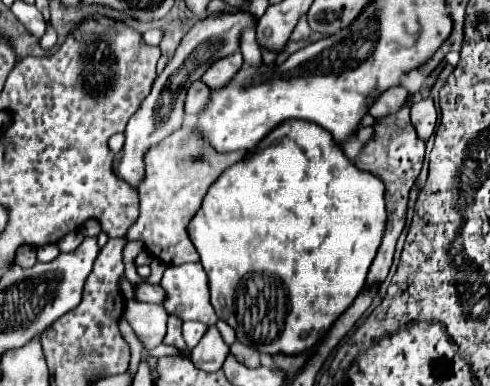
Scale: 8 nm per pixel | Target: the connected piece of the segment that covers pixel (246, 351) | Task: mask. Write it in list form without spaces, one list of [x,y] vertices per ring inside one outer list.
[[[234,342],[234,344],[230,346],[230,352],[232,352],[232,354],[236,356],[236,360],[238,360],[240,364],[244,364],[246,368],[260,368],[260,354],[254,352],[254,348],[248,348],[248,346],[244,346],[244,344]]]

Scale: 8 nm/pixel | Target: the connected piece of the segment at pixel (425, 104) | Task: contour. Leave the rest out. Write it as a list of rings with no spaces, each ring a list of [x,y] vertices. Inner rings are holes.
[[[432,98],[418,100],[410,108],[410,122],[416,128],[416,134],[420,140],[428,140],[434,134],[436,118],[438,118],[438,114],[436,114]]]

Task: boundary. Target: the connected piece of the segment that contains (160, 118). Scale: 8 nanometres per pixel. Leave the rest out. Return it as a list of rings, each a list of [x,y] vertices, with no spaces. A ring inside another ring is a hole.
[[[238,10],[238,12],[214,12],[208,18],[202,18],[194,24],[194,28],[182,38],[174,58],[166,64],[164,72],[156,78],[152,92],[148,94],[148,98],[142,102],[142,106],[138,108],[138,112],[130,118],[124,134],[126,134],[126,142],[124,148],[116,154],[116,162],[114,162],[114,172],[120,176],[120,180],[128,182],[134,190],[142,184],[144,178],[144,156],[146,152],[158,144],[160,140],[164,140],[166,136],[170,136],[174,130],[178,130],[182,126],[182,116],[184,116],[184,98],[186,98],[186,90],[188,86],[202,78],[202,74],[220,58],[230,56],[234,52],[240,50],[240,38],[242,32],[248,30],[250,26],[254,26],[254,18],[250,16],[248,10]]]

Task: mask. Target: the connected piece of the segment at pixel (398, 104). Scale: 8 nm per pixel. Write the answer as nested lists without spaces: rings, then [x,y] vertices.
[[[402,86],[398,88],[390,88],[388,92],[384,92],[372,106],[370,106],[370,114],[374,118],[384,118],[390,114],[396,114],[398,110],[402,110],[404,106],[410,104],[410,92]]]

